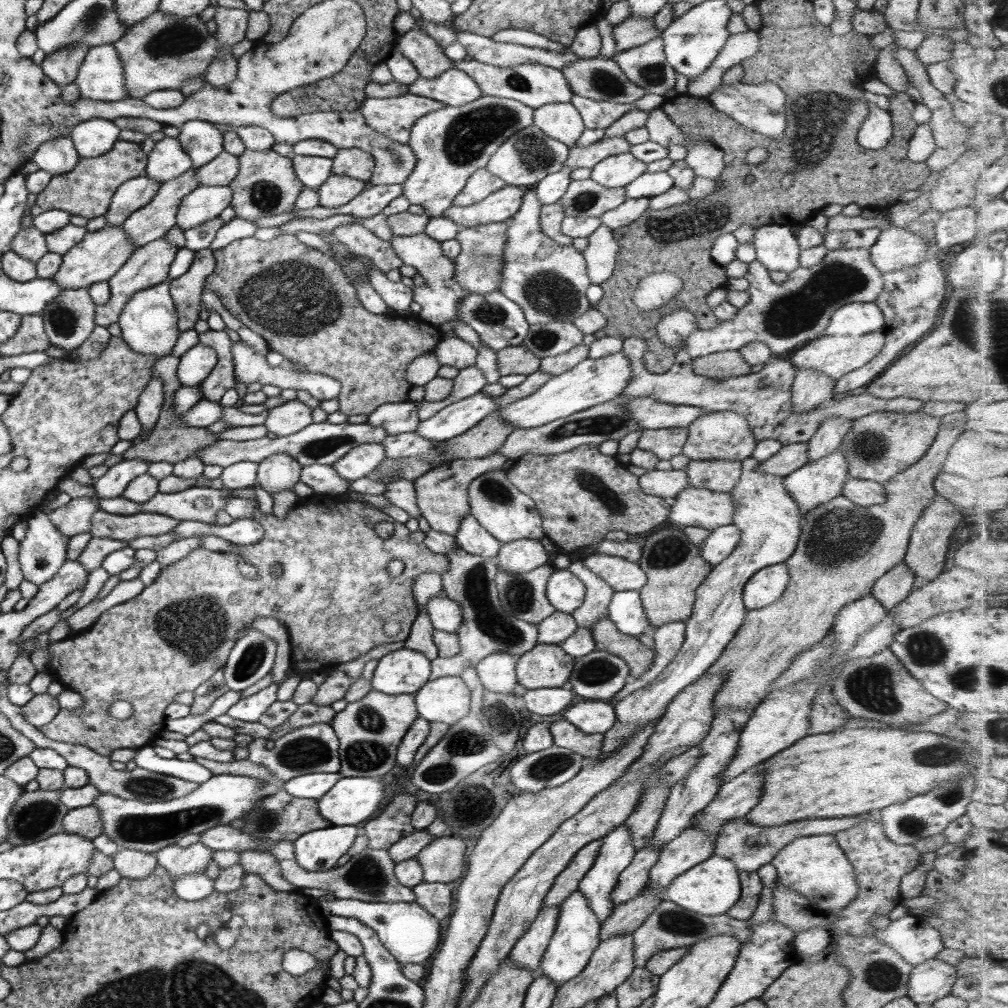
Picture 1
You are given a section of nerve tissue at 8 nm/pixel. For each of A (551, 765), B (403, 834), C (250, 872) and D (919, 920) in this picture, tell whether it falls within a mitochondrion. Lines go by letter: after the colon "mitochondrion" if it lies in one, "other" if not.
A: mitochondrion
B: other
C: other
D: other

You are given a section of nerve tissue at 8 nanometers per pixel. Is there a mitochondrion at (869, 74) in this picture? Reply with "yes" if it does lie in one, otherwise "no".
no

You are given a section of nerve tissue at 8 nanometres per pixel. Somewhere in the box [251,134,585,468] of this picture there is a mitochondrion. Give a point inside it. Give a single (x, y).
(548, 292)

